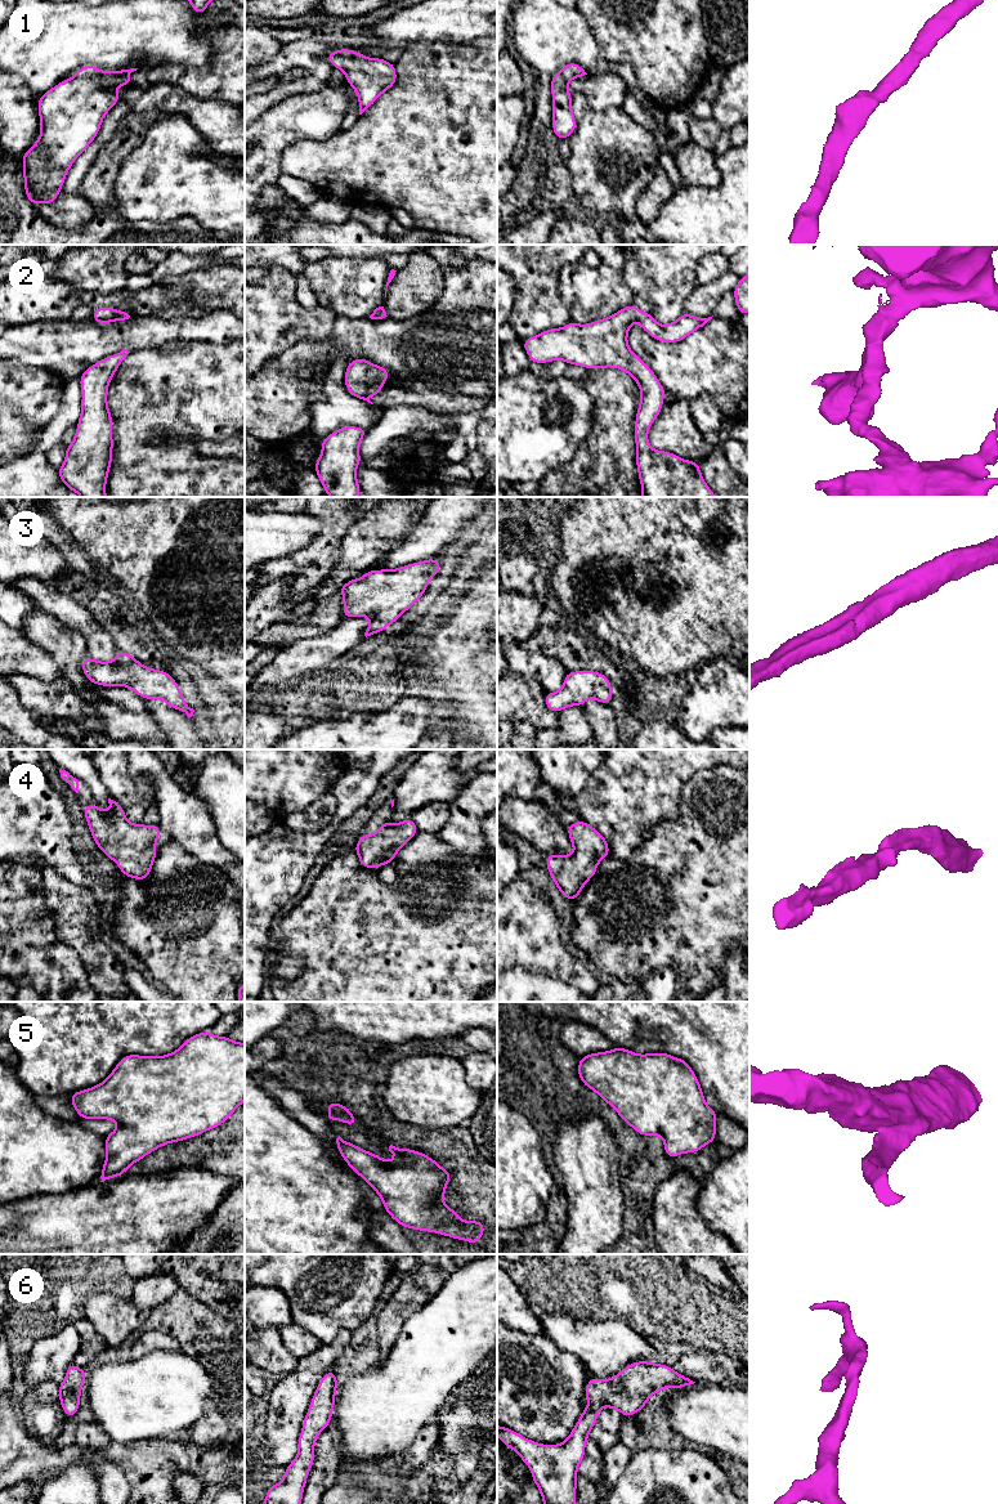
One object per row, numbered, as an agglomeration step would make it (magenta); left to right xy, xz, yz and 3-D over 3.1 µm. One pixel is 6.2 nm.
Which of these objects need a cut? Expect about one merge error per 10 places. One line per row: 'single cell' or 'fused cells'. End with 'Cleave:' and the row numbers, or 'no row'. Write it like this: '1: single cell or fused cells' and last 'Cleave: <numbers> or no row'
1: single cell
2: single cell
3: single cell
4: single cell
5: single cell
6: single cell
Cleave: no row

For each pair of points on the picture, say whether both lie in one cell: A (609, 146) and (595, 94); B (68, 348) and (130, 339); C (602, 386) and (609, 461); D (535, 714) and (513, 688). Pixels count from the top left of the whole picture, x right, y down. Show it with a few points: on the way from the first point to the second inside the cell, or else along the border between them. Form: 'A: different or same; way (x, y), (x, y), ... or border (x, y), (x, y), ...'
A: different; border (573, 93), (581, 93), (596, 110), (621, 107)
B: same; way (84, 344), (115, 339)
C: same; way (609, 404), (609, 443)
D: same; way (527, 711), (513, 695)

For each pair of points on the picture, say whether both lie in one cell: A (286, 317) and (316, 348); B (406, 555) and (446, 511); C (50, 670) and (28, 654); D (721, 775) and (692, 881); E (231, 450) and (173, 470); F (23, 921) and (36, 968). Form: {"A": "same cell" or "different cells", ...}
{"A": "different cells", "B": "same cell", "C": "same cell", "D": "same cell", "E": "different cells", "F": "same cell"}

